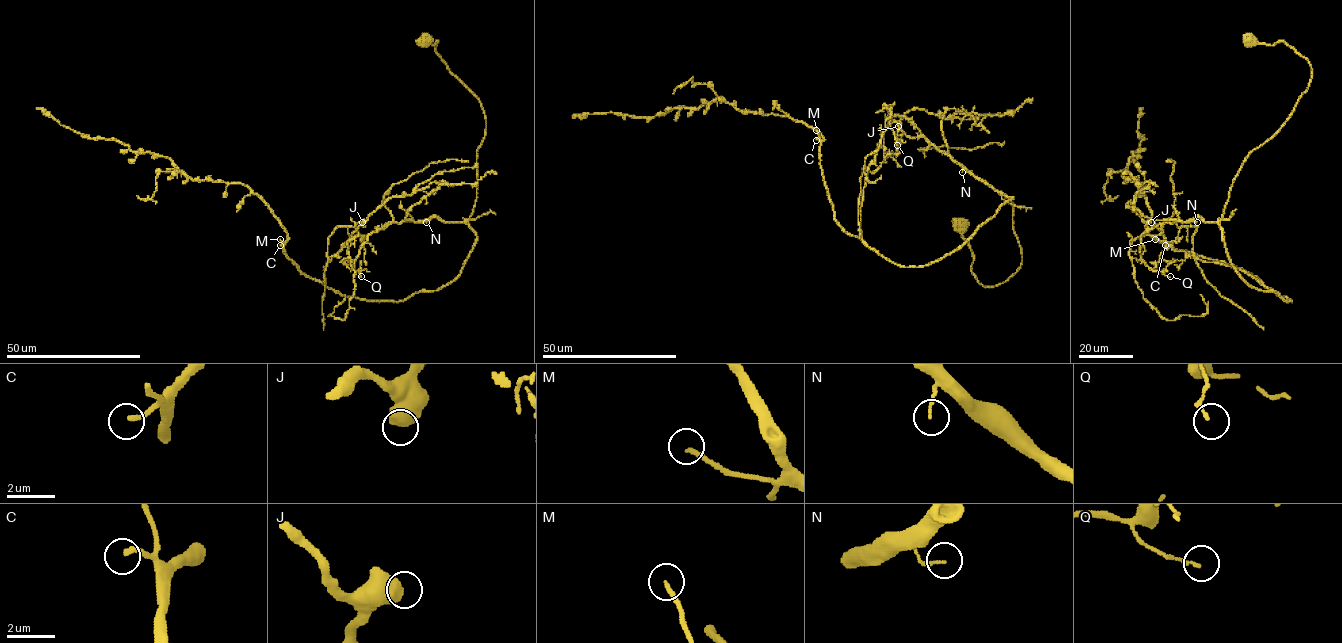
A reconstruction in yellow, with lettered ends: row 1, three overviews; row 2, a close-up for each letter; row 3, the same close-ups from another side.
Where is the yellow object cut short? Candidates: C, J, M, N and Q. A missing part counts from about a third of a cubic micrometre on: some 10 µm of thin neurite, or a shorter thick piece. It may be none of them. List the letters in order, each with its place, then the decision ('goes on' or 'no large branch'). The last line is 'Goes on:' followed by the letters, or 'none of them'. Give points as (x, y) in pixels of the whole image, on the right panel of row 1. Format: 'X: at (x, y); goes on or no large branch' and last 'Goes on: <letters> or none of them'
C: at (1165, 245); goes on
J: at (1151, 222); no large branch
M: at (1155, 239); goes on
N: at (1197, 222); no large branch
Q: at (1170, 276); no large branch
Goes on: C, M

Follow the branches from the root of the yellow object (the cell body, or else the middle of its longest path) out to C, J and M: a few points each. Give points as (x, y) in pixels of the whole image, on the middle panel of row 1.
C: (961, 225), (983, 286), (1020, 267), (1006, 195), (950, 253), (918, 266), (887, 260), (835, 219), (816, 140)
J: (961, 225), (983, 286), (1020, 267), (1013, 204), (941, 128), (949, 109), (984, 116), (912, 109), (898, 126)
M: (961, 225), (983, 286), (1020, 267), (1006, 195), (925, 265), (871, 250), (834, 218), (816, 130)

